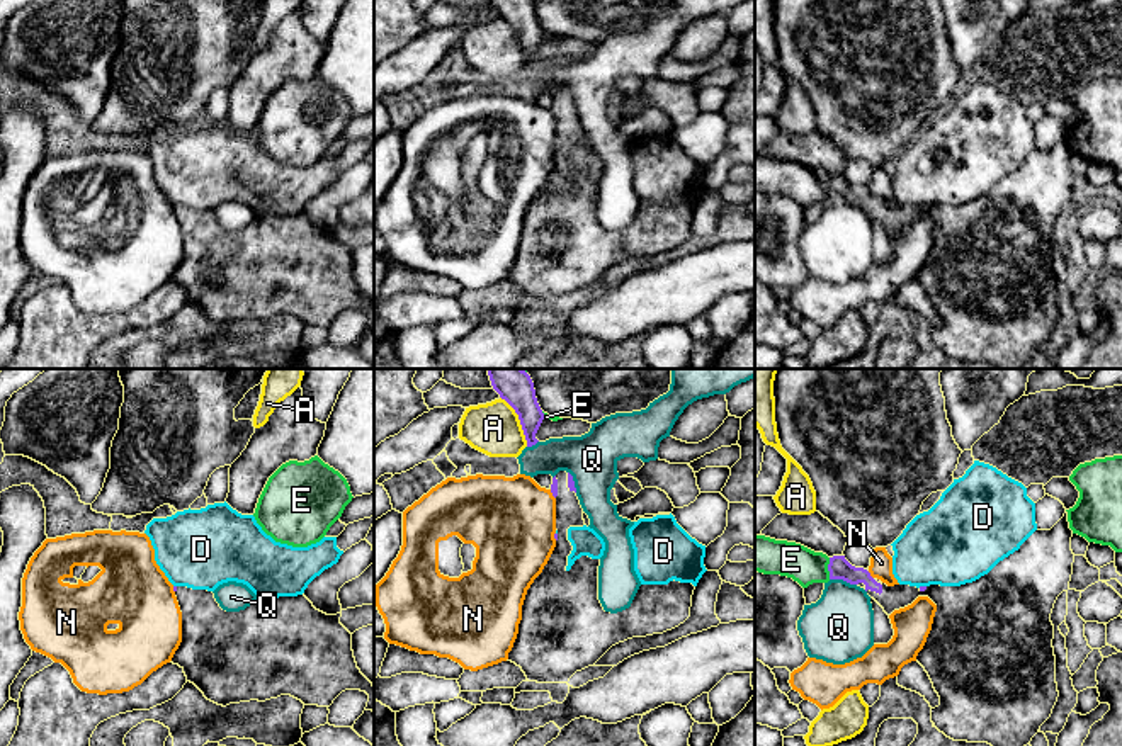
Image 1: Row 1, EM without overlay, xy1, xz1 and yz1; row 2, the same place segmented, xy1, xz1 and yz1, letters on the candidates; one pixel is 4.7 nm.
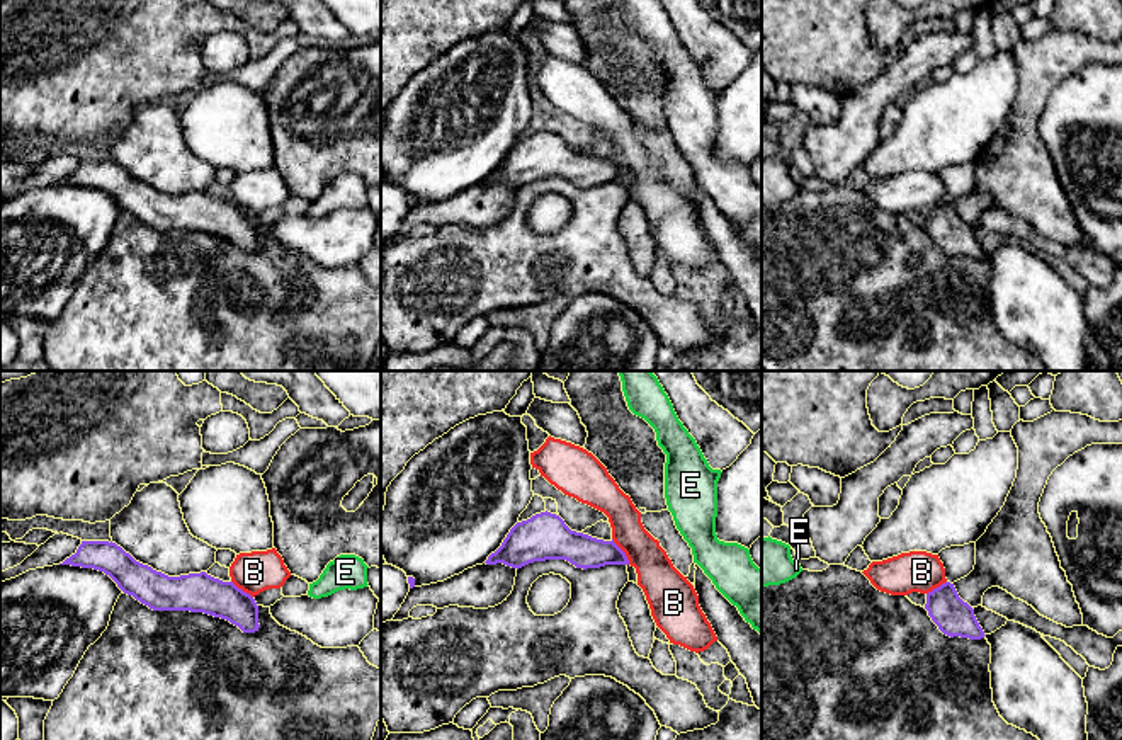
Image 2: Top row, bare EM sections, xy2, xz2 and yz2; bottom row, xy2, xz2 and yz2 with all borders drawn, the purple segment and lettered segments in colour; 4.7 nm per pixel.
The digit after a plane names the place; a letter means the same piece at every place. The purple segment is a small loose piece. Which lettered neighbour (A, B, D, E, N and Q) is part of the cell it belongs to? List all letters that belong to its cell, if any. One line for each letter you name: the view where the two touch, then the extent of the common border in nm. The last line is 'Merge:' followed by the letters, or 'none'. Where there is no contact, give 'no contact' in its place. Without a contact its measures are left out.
Merge: none

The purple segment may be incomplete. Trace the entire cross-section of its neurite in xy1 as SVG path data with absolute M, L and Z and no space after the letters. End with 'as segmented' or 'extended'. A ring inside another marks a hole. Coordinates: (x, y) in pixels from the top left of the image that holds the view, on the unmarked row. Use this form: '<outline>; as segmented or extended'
M173 206L182 231L182 262L170 282L178 284L187 301L194 302L207 319L218 325L258 319L265 321L291 314L304 325L330 326L345 309L369 314L366 330L374 331L374 304L357 287L352 270L352 253L340 243L342 233L326 235L304 216L257 218L240 231L219 226L212 211Z; extended

